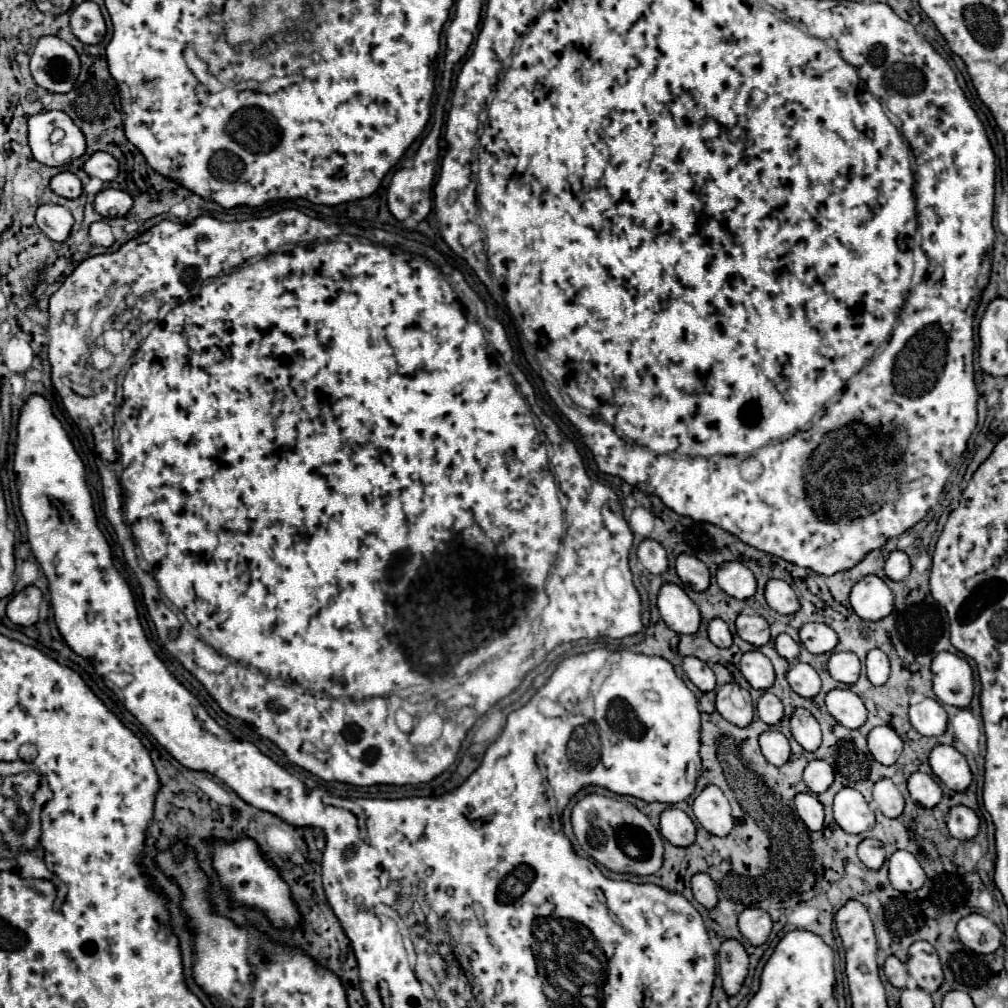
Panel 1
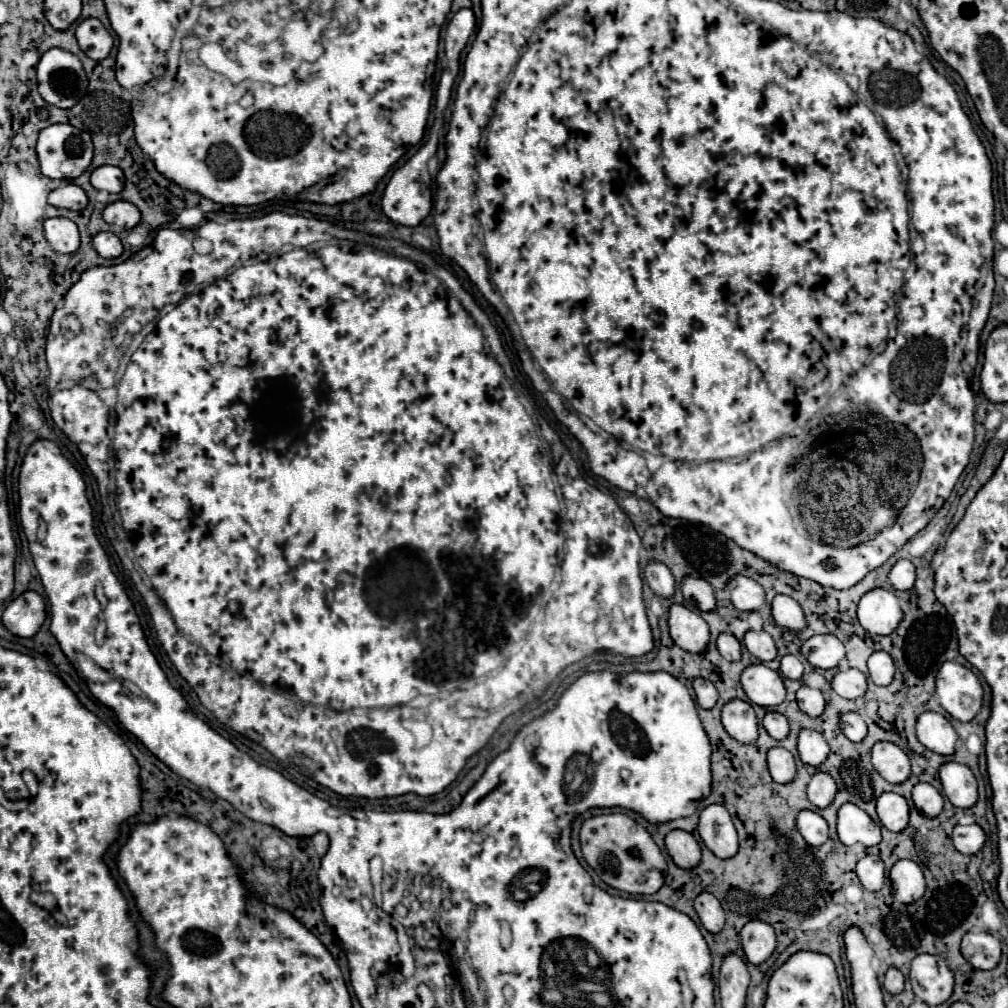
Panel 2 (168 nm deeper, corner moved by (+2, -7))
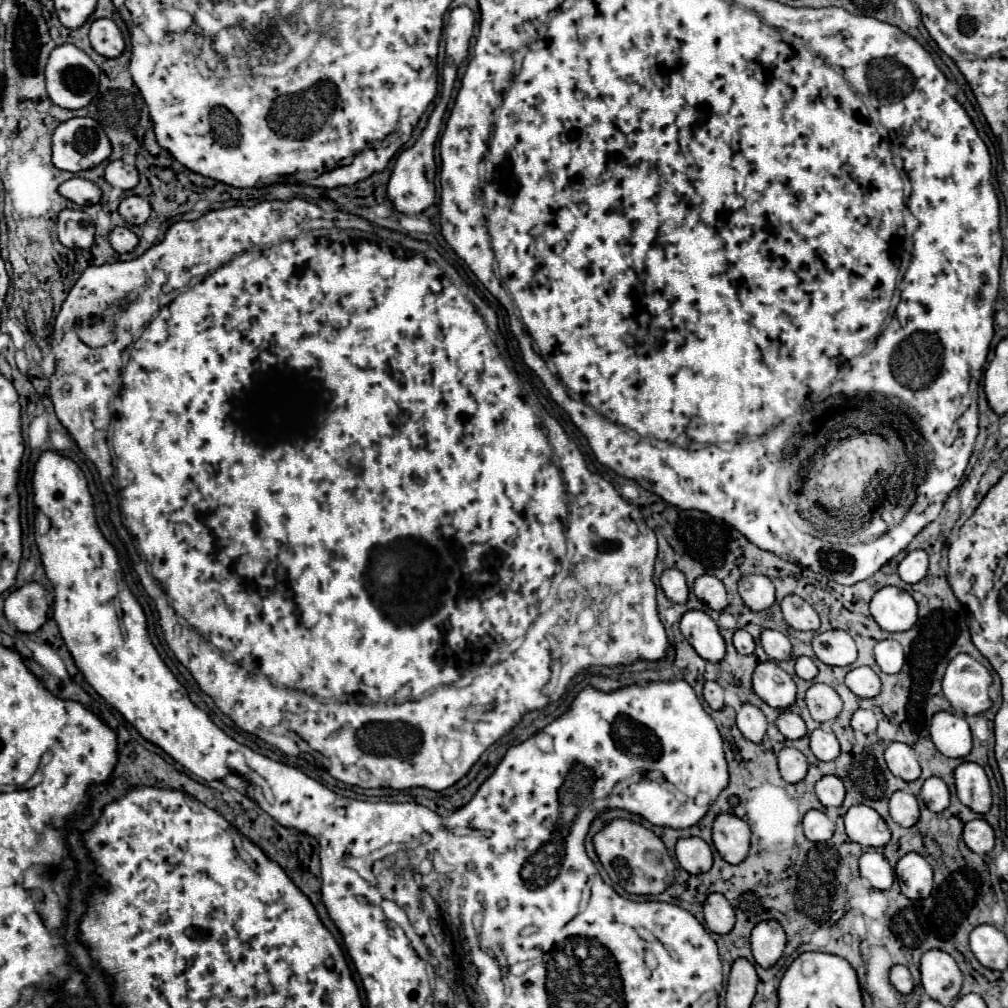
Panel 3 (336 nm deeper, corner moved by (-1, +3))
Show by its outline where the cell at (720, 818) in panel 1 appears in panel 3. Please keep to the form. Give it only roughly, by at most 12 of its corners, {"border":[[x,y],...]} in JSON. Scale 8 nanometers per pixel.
{"border":[[734,814],[712,828],[718,854],[740,864],[750,850],[750,828]]}

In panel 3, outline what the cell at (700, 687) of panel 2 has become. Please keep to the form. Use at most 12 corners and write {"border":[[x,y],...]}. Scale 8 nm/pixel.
{"border":[[704,684],[704,700],[712,710],[724,708],[724,690]]}

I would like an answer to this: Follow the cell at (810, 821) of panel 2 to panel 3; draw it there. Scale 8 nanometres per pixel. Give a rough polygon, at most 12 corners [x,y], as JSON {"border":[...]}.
{"border":[[818,810],[804,816],[804,834],[812,842],[826,842],[834,822]]}

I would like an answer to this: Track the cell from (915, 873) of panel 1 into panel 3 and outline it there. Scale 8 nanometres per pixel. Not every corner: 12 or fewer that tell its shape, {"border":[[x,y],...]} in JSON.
{"border":[[920,854],[896,864],[900,890],[910,900],[928,898],[932,866]]}

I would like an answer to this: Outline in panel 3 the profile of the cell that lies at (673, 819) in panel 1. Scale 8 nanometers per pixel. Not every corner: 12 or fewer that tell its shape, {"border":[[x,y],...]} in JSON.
{"border":[[682,838],[676,858],[690,874],[712,868],[712,850],[702,838]]}

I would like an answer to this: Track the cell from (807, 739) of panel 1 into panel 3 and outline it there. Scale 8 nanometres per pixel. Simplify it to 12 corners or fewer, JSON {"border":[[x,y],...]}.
{"border":[[824,728],[810,734],[810,748],[822,762],[840,756],[836,736]]}

